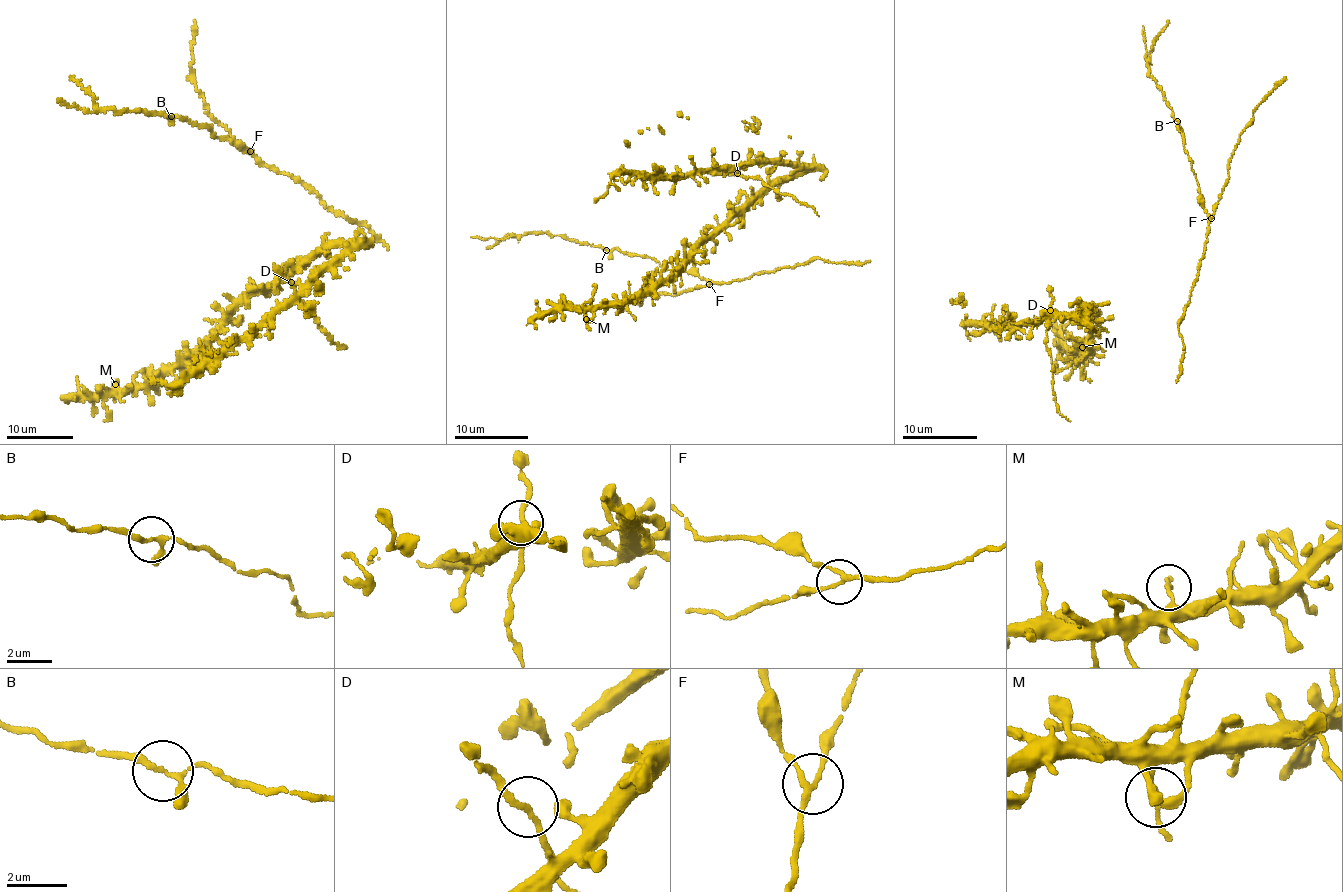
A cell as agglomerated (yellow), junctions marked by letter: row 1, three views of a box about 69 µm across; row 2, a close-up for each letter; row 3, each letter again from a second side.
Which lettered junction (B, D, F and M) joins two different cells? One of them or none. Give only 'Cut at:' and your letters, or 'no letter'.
Cut at: no letter

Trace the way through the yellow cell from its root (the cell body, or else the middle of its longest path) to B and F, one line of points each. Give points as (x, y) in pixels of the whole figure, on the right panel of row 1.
B: (1177, 322), (1196, 281), (1209, 225), (1176, 121)
F: (1177, 322), (1196, 281), (1211, 218)

